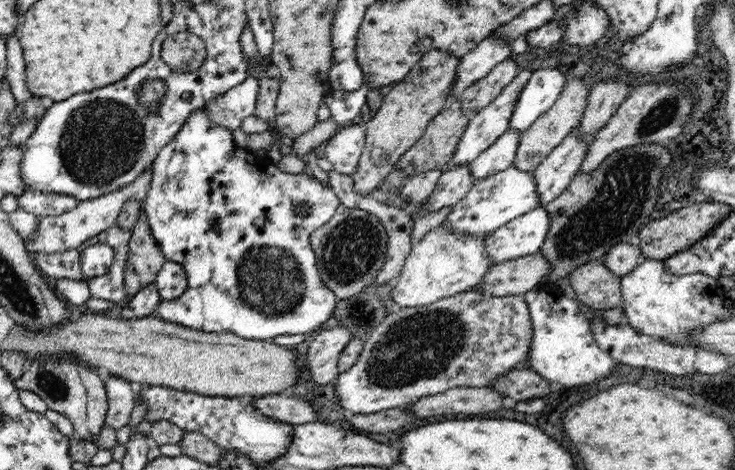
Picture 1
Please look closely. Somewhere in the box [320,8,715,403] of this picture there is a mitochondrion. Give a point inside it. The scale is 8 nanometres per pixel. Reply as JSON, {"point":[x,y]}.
{"point":[619,199]}

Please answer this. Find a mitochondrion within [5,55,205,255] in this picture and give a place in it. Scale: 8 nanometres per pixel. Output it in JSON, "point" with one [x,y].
{"point":[103,139]}

